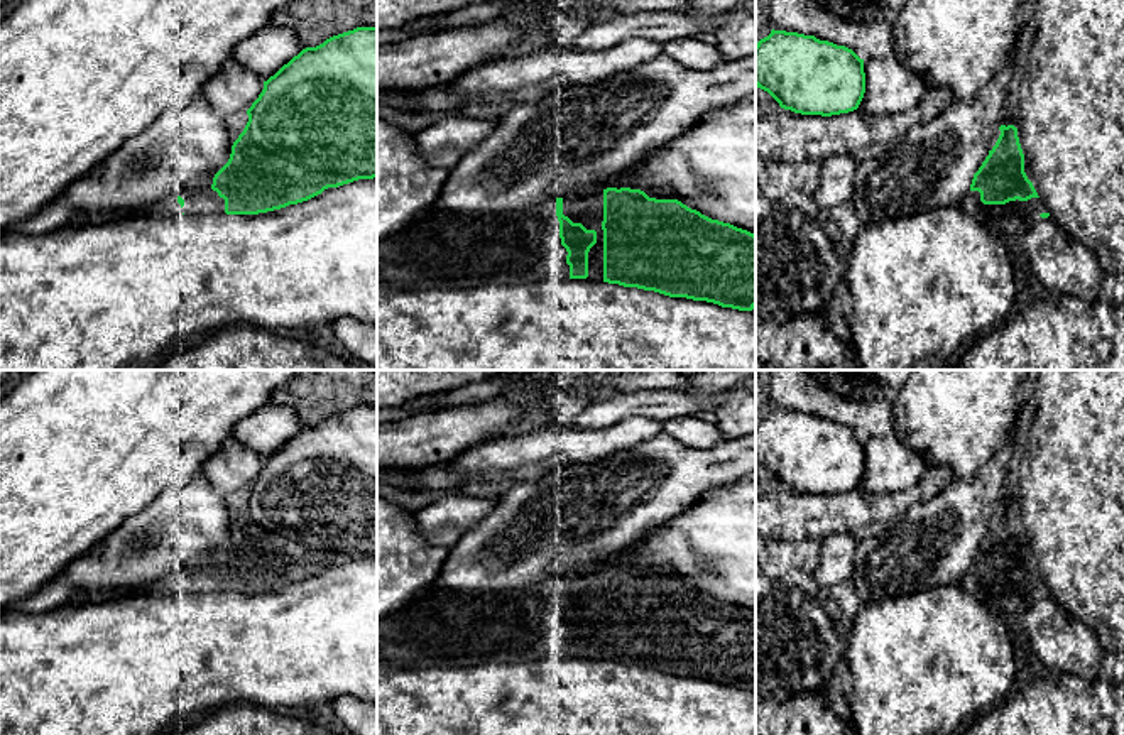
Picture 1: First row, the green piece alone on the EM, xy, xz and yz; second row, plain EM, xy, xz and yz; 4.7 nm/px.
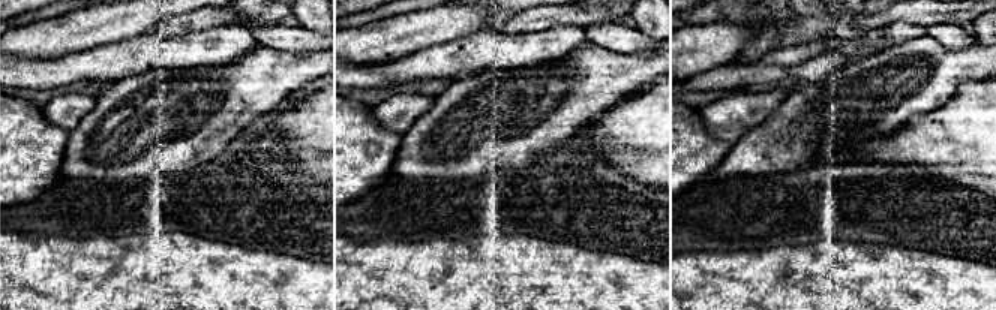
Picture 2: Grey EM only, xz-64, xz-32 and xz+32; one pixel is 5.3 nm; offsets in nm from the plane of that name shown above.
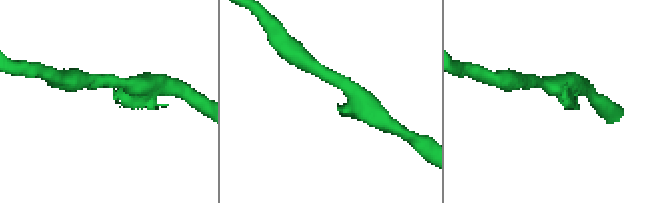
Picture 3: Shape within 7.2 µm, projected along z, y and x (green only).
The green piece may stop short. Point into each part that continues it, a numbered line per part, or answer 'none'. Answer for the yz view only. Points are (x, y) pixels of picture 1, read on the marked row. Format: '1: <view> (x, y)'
1: yz (1008, 223)

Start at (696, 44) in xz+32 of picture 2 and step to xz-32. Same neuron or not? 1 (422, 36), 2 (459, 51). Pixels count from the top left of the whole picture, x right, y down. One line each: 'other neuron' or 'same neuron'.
1: same neuron
2: other neuron

